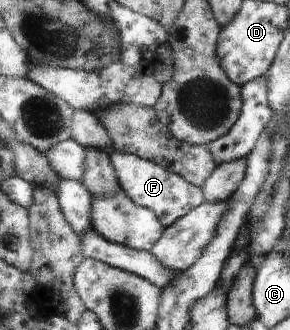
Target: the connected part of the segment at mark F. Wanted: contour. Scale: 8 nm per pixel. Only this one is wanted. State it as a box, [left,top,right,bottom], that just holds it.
[110,150,205,230]

